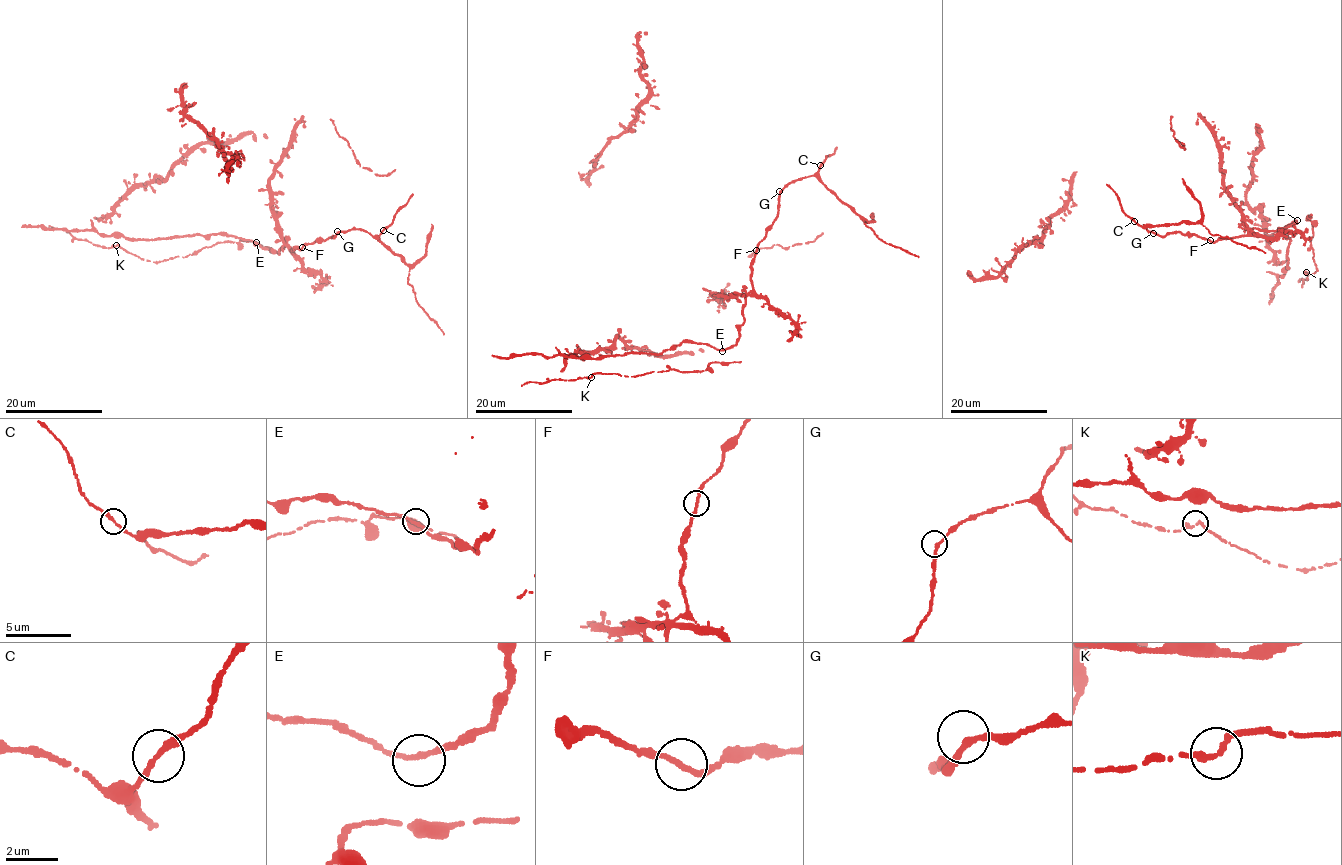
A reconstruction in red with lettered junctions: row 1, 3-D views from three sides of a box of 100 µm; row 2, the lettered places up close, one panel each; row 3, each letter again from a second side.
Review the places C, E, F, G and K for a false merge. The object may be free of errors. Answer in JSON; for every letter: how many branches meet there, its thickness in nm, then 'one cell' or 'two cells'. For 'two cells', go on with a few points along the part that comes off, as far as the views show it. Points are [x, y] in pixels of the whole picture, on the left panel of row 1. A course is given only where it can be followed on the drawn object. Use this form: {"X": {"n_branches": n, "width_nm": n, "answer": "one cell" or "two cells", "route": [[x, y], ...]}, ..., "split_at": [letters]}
{"C": {"n_branches": 2, "width_nm": 240, "answer": "one cell"}, "E": {"n_branches": 2, "width_nm": 220, "answer": "one cell"}, "F": {"n_branches": 2, "width_nm": 220, "answer": "one cell"}, "G": {"n_branches": 2, "width_nm": 240, "answer": "one cell"}, "K": {"n_branches": 2, "width_nm": 240, "answer": "one cell"}, "split_at": []}

